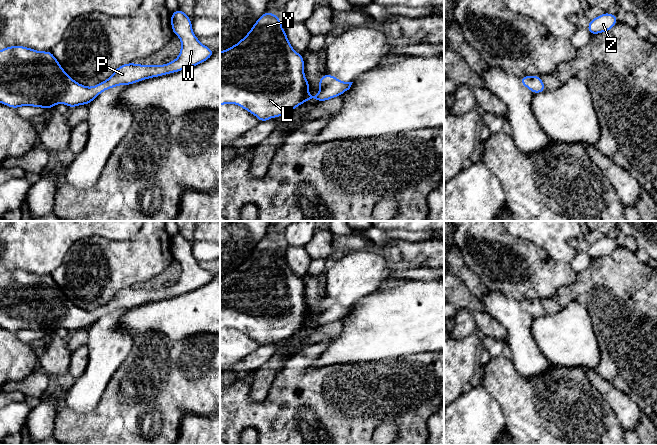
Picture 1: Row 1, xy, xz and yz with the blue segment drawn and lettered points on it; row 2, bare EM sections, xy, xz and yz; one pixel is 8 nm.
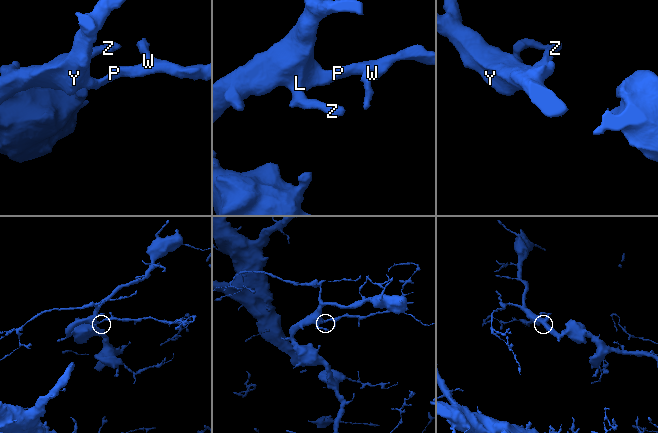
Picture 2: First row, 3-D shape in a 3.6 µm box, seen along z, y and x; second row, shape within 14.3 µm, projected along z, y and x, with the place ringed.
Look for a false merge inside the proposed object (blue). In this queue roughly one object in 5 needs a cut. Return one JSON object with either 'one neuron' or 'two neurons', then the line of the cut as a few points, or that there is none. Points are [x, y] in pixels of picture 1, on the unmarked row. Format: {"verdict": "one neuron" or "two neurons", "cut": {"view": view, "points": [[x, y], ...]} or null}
{"verdict": "one neuron", "cut": null}

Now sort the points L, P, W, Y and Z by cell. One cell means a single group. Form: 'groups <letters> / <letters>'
groups L P W Y Z

